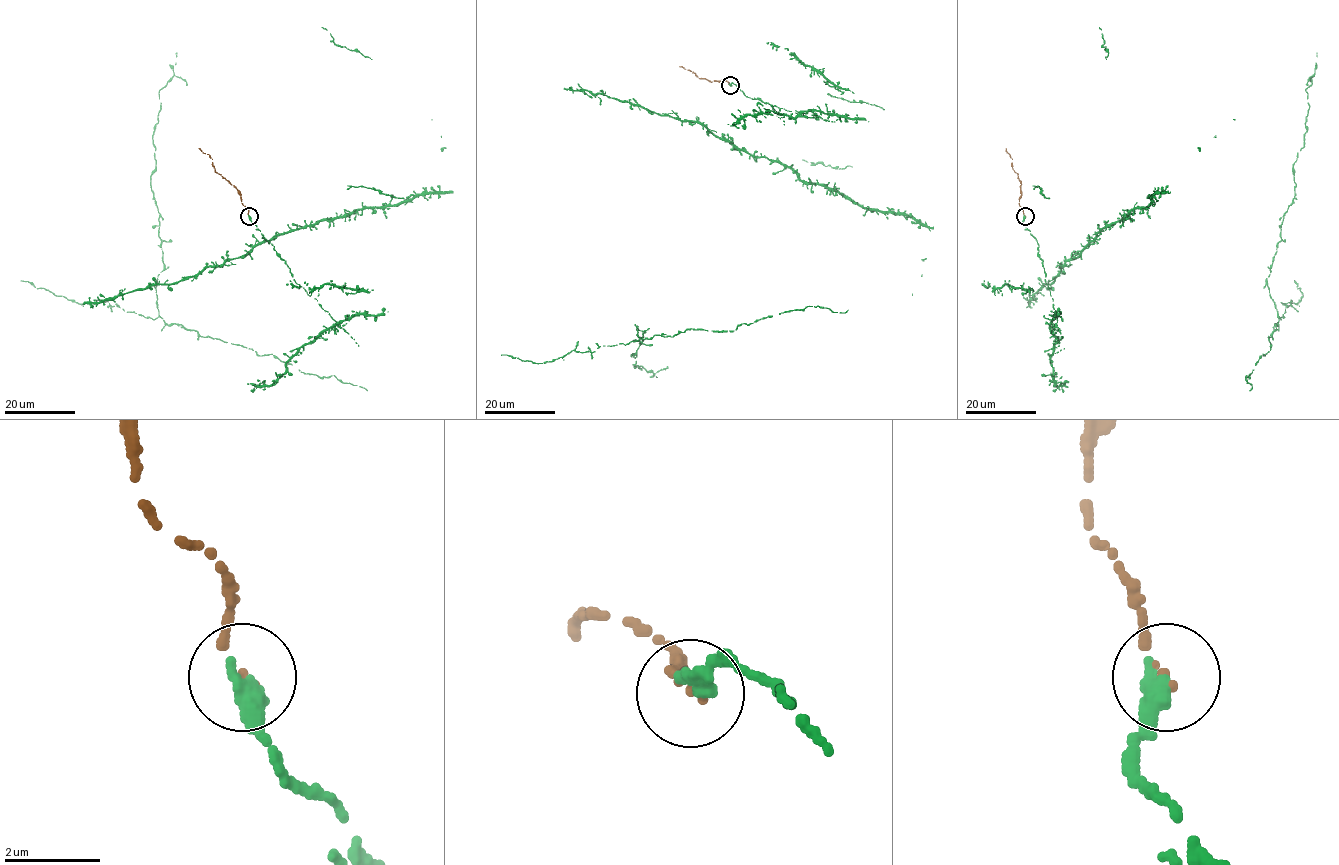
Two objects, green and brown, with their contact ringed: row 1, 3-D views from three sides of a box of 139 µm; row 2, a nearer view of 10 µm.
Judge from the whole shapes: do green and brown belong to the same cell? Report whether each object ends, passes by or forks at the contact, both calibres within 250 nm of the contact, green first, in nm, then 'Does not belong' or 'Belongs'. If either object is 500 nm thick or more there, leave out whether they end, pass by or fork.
At the ring green ends. At the ring brown ends. Thickness 420 nm (green) against 140 nm. Belongs

